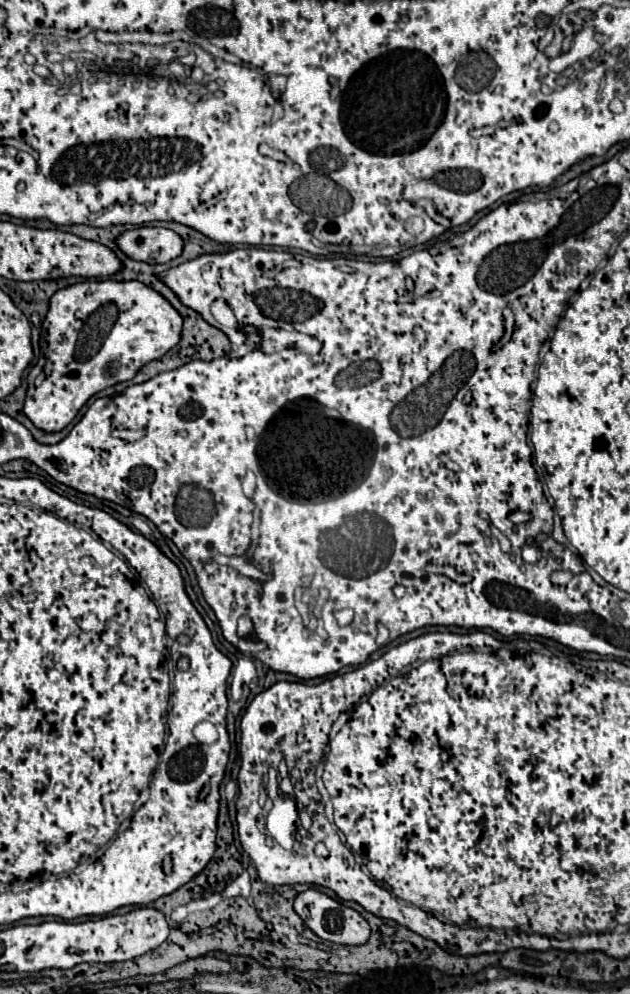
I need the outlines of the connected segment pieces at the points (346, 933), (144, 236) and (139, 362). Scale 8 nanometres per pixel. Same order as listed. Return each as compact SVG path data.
M305 890L305 892L297 894L295 912L323 940L329 940L335 944L345 944L345 946L361 946L369 940L371 928L369 928L367 920L359 912L355 912L353 908L341 904L335 898L329 898L327 894L319 892L319 890Z
M133 228L117 238L119 248L133 260L165 264L183 252L183 238L167 228Z
M79 282L53 294L47 318L47 352L27 376L27 418L45 432L63 430L99 390L131 380L141 366L163 356L181 338L179 312L141 282Z

